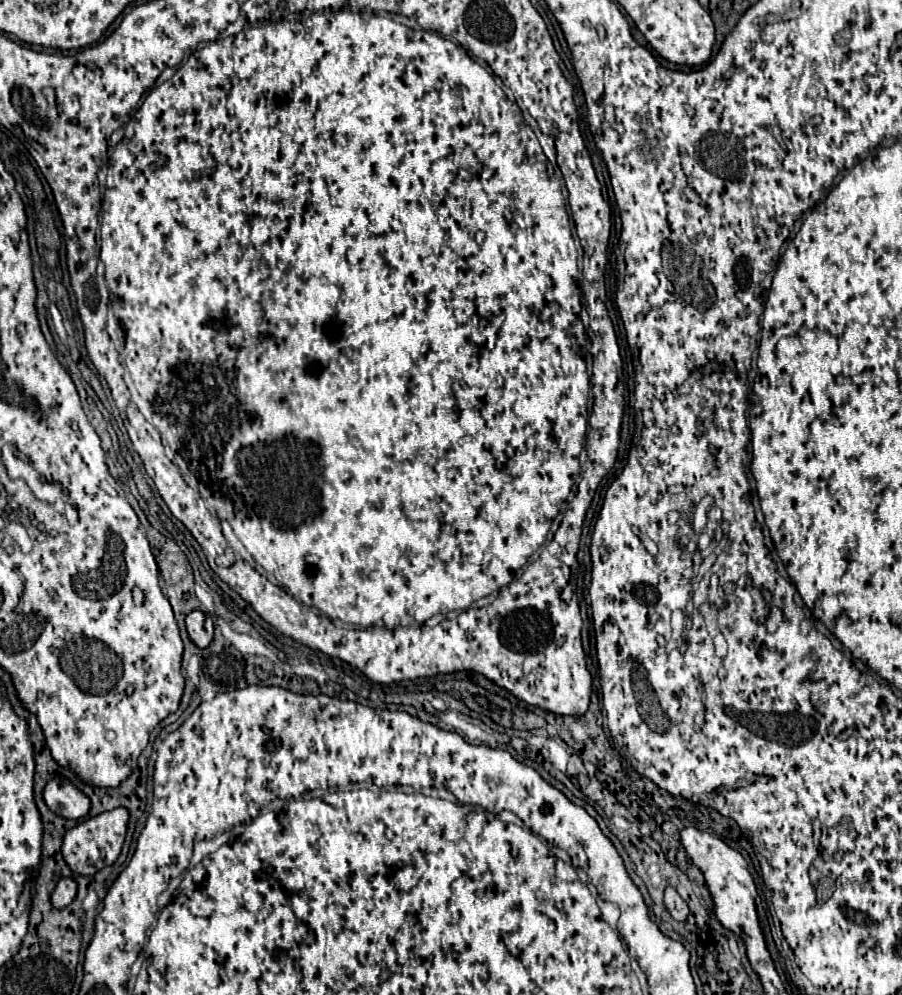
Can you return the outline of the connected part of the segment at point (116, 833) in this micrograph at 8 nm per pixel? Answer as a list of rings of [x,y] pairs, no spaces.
[[[114,808],[108,812],[102,812],[94,818],[88,818],[80,824],[76,824],[74,828],[70,828],[64,834],[64,844],[62,844],[62,856],[66,860],[66,864],[70,866],[70,870],[74,874],[82,874],[82,876],[92,876],[98,870],[102,870],[104,866],[110,866],[116,862],[116,858],[120,856],[124,838],[126,838],[126,826],[128,826],[128,810],[126,808]]]

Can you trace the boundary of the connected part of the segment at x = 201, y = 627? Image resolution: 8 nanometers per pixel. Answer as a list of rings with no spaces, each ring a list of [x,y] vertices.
[[[194,610],[186,616],[186,628],[188,628],[188,636],[190,640],[198,646],[198,648],[208,648],[214,636],[214,620],[210,614]]]

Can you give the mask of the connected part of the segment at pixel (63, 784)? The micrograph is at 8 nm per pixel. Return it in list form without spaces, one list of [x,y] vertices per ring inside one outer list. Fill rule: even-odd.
[[[54,778],[44,788],[44,800],[52,812],[78,820],[90,810],[90,798],[66,778]]]

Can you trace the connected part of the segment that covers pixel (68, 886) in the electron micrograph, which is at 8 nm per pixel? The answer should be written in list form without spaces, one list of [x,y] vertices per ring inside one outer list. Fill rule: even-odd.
[[[62,878],[52,892],[52,904],[56,908],[66,908],[74,898],[76,898],[76,882],[72,878]]]

